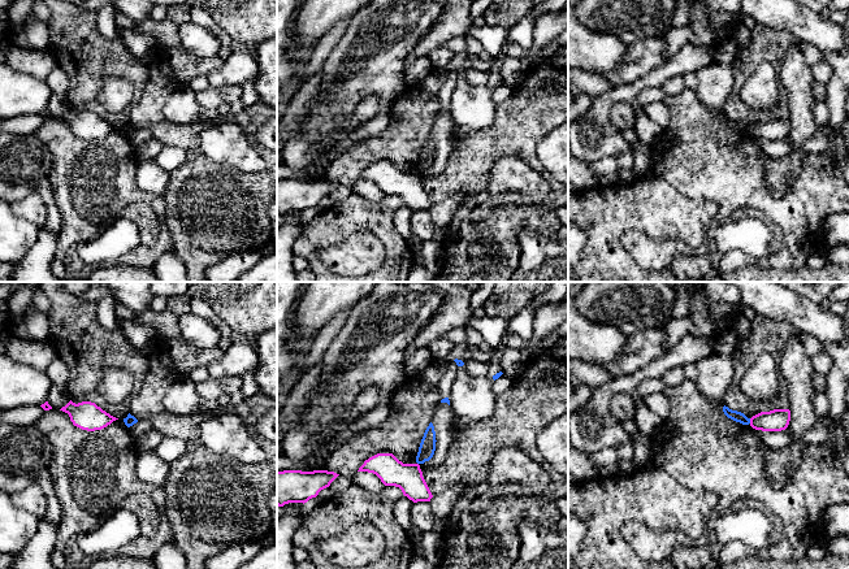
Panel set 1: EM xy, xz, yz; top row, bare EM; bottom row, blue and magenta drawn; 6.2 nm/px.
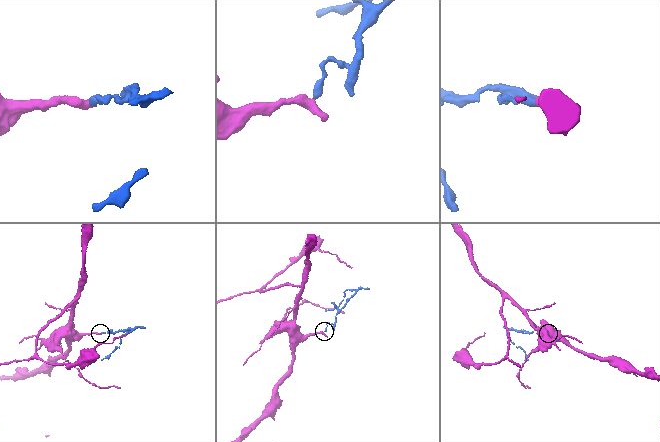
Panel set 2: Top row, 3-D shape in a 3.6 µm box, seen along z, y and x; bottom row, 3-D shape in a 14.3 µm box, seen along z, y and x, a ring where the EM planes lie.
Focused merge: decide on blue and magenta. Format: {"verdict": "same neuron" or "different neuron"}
{"verdict": "different neuron"}

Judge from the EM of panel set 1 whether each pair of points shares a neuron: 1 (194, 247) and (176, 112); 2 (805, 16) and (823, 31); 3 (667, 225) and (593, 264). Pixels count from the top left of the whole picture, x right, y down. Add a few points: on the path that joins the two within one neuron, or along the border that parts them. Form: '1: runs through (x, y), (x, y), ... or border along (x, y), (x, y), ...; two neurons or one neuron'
1: border along (170, 92), (163, 114), (173, 122), (198, 125); two neurons
2: runs through (809, 20), (819, 30); one neuron
3: runs through (646, 221), (624, 221), (603, 243); one neuron

